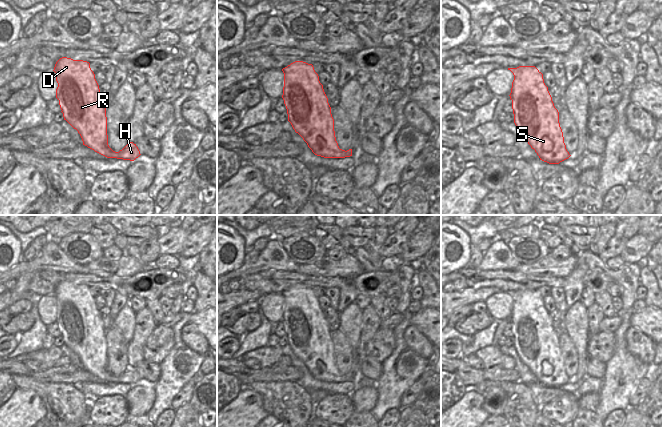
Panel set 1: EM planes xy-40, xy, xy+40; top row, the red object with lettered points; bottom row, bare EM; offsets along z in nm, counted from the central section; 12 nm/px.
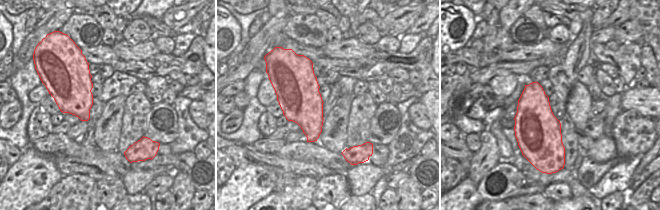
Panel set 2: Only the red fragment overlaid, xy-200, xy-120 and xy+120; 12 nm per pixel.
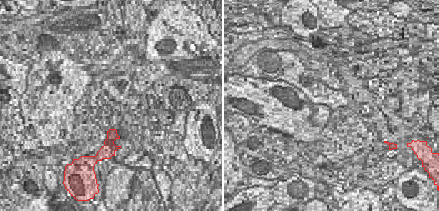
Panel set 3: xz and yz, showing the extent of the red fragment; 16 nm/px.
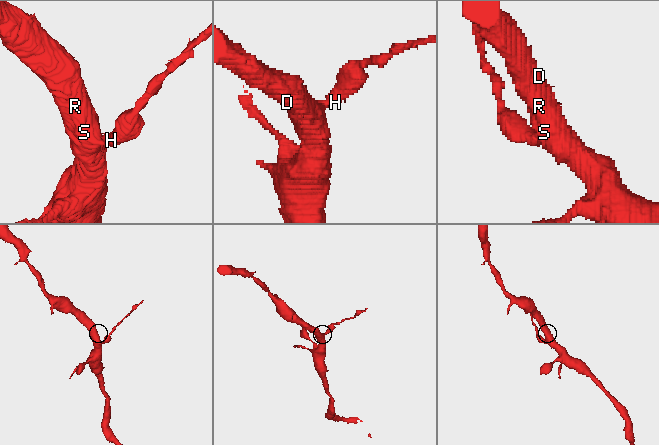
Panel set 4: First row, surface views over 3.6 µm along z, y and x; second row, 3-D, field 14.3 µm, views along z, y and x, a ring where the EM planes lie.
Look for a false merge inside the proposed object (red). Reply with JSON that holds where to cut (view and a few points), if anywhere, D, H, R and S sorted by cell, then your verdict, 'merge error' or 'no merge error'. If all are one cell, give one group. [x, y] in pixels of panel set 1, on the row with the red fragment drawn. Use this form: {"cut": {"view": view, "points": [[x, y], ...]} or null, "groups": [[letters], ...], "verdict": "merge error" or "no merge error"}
{"cut": {"view": "xy-40", "points": [[119, 152], [117, 158]]}, "groups": [["D", "R", "S"], ["H"]], "verdict": "merge error"}

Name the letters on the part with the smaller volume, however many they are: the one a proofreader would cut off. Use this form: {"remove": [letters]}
{"remove": ["H"]}

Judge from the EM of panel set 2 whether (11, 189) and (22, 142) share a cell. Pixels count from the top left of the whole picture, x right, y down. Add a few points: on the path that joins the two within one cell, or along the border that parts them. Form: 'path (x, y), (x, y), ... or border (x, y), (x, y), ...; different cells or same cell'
border (29, 145), (25, 149); different cells

